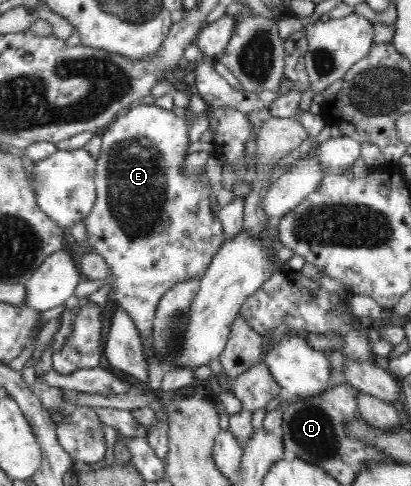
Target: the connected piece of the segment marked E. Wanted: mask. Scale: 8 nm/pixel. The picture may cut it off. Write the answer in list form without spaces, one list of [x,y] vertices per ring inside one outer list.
[[[138,105],[138,107],[132,107],[126,113],[116,118],[116,121],[106,127],[102,131],[102,152],[98,155],[95,170],[95,187],[97,190],[96,203],[92,207],[92,211],[84,217],[83,221],[87,229],[87,238],[84,246],[91,246],[93,248],[92,252],[96,252],[102,255],[102,258],[108,264],[111,269],[111,273],[114,273],[116,280],[113,282],[113,290],[115,292],[116,303],[122,306],[122,309],[131,317],[131,320],[136,324],[138,331],[141,335],[141,340],[143,343],[143,349],[147,351],[149,362],[148,362],[148,383],[149,387],[153,392],[158,391],[162,387],[162,379],[166,371],[162,370],[160,362],[158,362],[158,356],[156,352],[152,352],[150,345],[152,345],[152,325],[154,323],[154,315],[156,315],[158,303],[163,294],[165,294],[169,289],[172,289],[176,284],[184,281],[186,278],[201,278],[207,267],[210,265],[212,259],[216,256],[216,253],[221,249],[223,243],[227,240],[225,237],[225,231],[223,230],[220,218],[211,210],[211,195],[212,186],[210,186],[209,172],[195,174],[194,176],[186,176],[182,172],[181,163],[186,161],[187,149],[190,144],[190,136],[188,136],[189,126],[186,125],[186,121],[182,117],[177,117],[172,110],[163,109],[162,107],[157,107],[156,105]]]

